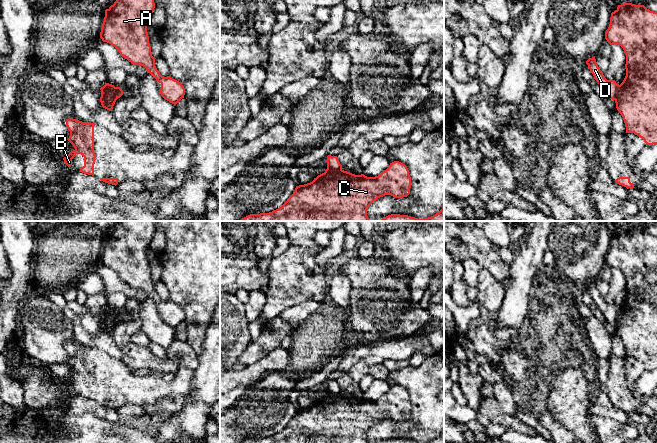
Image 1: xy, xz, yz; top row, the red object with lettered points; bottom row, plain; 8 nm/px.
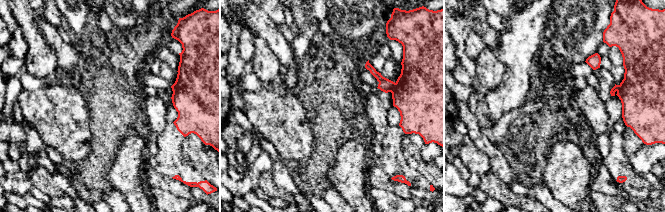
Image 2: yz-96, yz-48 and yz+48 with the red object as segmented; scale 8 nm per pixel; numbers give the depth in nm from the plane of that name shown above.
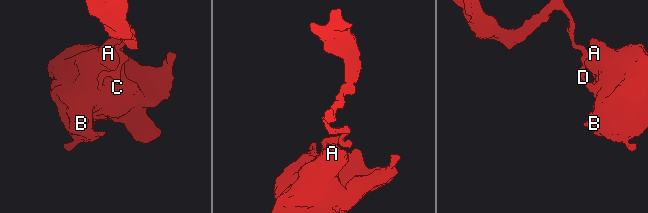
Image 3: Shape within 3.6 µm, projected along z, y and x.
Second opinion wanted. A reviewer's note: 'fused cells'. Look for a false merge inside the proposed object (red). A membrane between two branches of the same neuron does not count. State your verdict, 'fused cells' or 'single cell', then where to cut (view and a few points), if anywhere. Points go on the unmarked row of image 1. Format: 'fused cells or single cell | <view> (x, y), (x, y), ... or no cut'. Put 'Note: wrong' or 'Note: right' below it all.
fused cells | xz (327, 392), (341, 394)
Note: right

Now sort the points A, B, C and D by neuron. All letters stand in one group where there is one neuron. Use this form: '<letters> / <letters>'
A B C / D

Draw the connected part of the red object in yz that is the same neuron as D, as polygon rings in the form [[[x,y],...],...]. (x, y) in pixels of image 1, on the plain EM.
[[[595,280],[589,282],[586,285],[586,288],[588,289],[588,292],[590,293],[591,297],[593,298],[594,303],[598,306],[598,308],[600,309],[601,313],[604,315],[606,320],[612,324],[615,324],[620,309],[617,308],[615,304],[607,304],[605,302],[603,296],[597,289]]]

